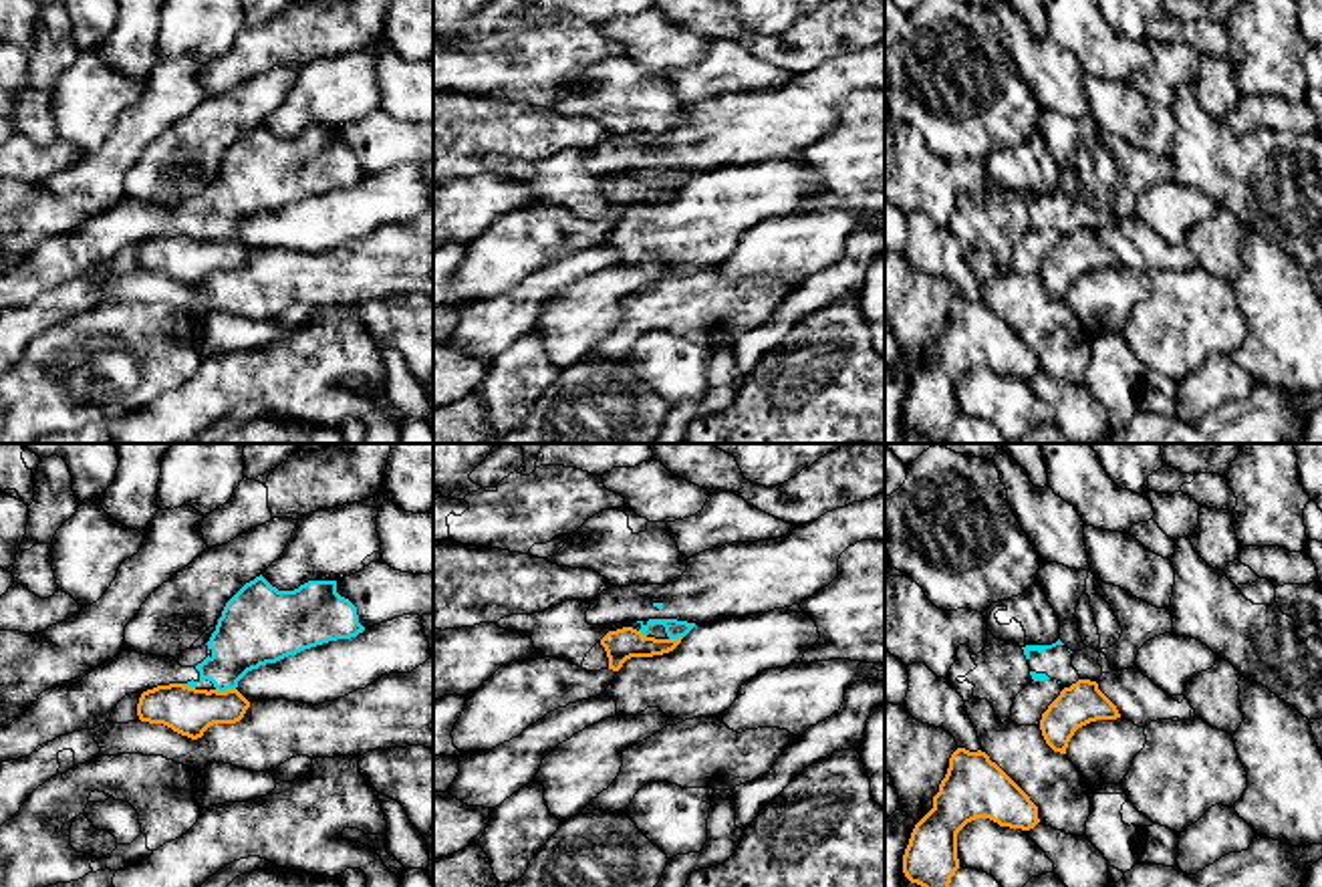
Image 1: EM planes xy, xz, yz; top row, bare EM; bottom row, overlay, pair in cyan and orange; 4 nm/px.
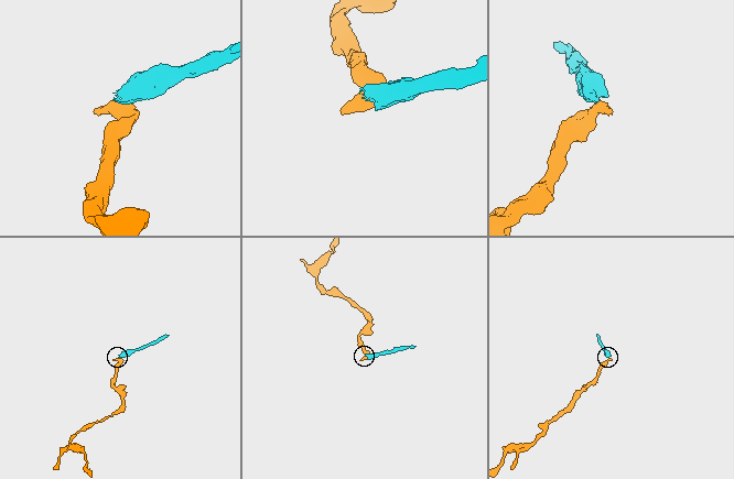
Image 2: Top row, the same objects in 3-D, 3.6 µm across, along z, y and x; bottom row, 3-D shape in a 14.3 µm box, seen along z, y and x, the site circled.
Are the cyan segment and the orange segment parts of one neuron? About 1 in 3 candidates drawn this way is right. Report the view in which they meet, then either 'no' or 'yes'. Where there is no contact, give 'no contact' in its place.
xy | no

